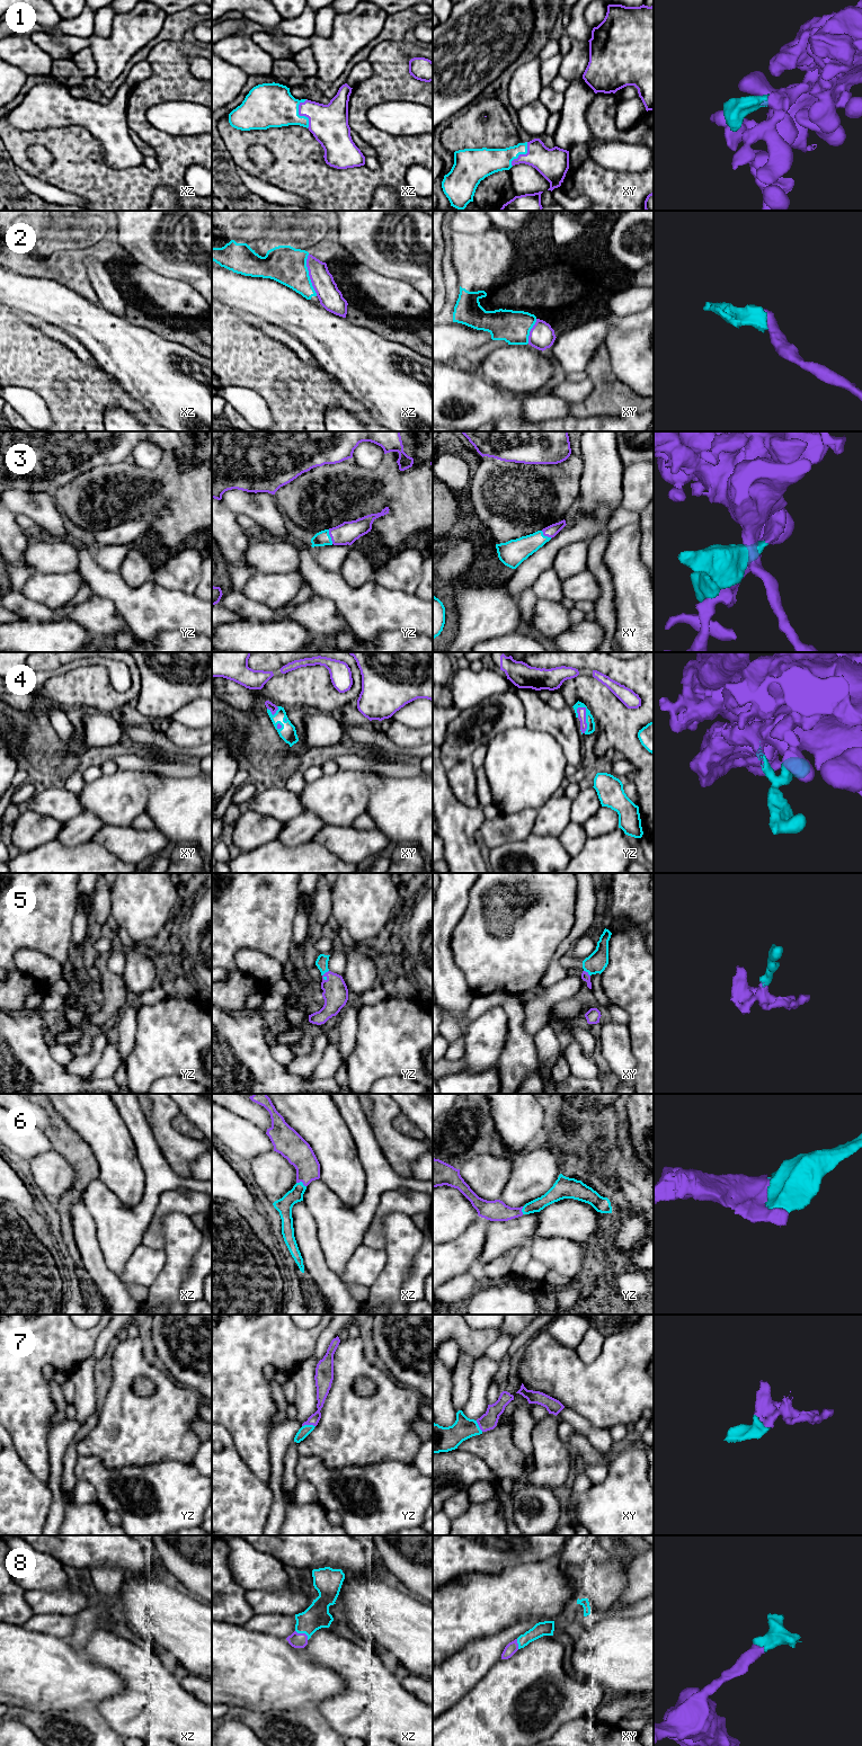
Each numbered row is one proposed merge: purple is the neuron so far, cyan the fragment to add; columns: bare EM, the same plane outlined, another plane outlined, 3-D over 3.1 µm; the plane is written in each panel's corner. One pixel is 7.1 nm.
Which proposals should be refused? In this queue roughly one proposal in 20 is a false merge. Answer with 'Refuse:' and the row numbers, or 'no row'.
Refuse: 2

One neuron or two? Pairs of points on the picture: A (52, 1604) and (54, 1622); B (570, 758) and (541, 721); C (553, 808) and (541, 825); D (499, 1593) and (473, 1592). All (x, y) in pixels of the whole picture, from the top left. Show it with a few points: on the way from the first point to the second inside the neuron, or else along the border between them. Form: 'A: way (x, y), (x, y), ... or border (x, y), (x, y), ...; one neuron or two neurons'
A: border (34, 1613), (65, 1613), (73, 1615); two neurons
B: way (570, 748), (551, 727); one neuron
C: way (553, 812), (545, 820); one neuron
D: way (492, 1593), (480, 1593); one neuron

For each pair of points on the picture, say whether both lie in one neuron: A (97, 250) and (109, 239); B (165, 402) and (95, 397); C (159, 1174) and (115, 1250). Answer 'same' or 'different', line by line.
A: same
B: different
C: same

